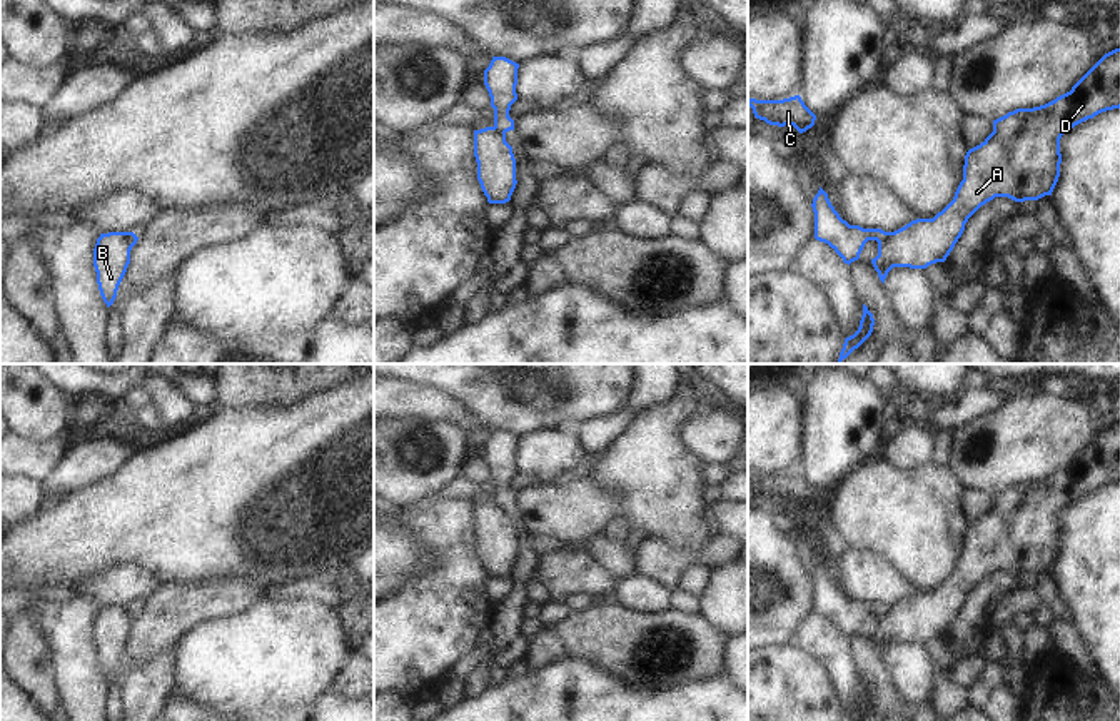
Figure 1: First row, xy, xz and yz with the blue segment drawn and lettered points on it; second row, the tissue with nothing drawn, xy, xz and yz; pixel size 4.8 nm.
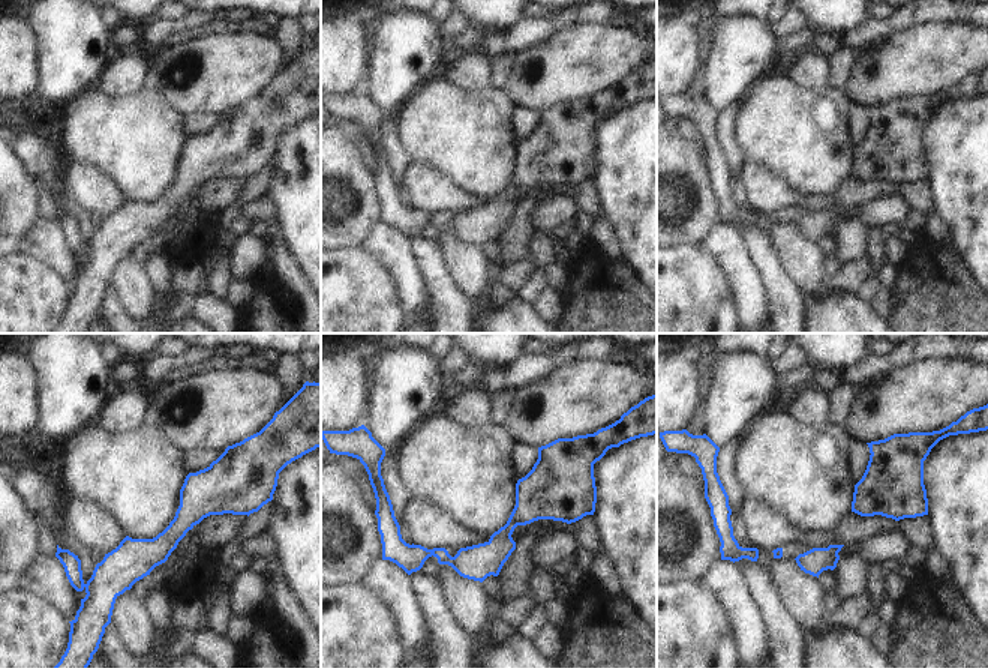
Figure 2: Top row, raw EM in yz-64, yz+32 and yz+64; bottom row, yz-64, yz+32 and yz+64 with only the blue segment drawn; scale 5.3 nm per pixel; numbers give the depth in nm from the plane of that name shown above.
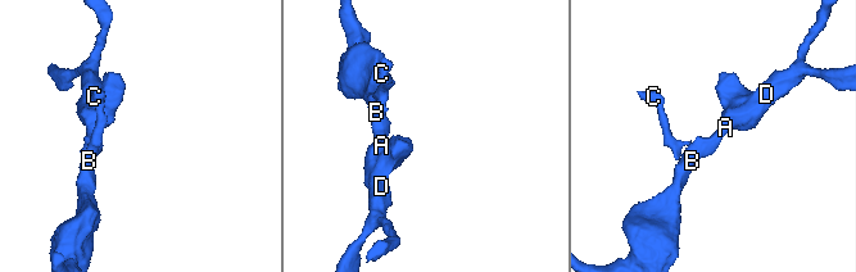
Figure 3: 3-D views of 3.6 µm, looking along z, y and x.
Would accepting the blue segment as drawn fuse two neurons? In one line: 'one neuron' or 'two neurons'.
two neurons

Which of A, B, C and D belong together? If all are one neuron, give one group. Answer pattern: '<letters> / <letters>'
A B D / C

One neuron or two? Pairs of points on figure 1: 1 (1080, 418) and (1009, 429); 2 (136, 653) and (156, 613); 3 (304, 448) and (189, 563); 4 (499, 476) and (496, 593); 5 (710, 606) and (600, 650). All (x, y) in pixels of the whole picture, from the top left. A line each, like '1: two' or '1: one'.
1: one
2: one
3: one
4: two
5: two

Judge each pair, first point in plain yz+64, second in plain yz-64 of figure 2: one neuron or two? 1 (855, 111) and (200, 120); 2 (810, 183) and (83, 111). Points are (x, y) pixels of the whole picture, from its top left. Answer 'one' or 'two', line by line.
1: one
2: one

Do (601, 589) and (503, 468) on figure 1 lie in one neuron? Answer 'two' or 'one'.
two

